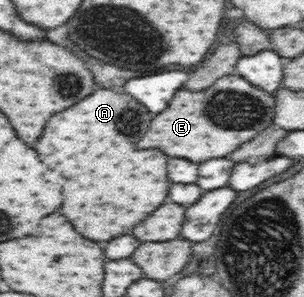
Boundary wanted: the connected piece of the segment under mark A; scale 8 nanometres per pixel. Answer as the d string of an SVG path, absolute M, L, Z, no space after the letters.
M104 88L48 120L34 150L40 154L40 162L44 162L50 172L56 172L58 180L74 180L74 190L80 184L78 192L82 190L84 198L76 200L74 194L78 192L68 194L66 190L60 212L84 238L106 242L130 234L132 226L148 218L148 214L164 202L170 188L166 178L168 156L156 150L134 148L152 118L154 114L144 110L132 96Z

